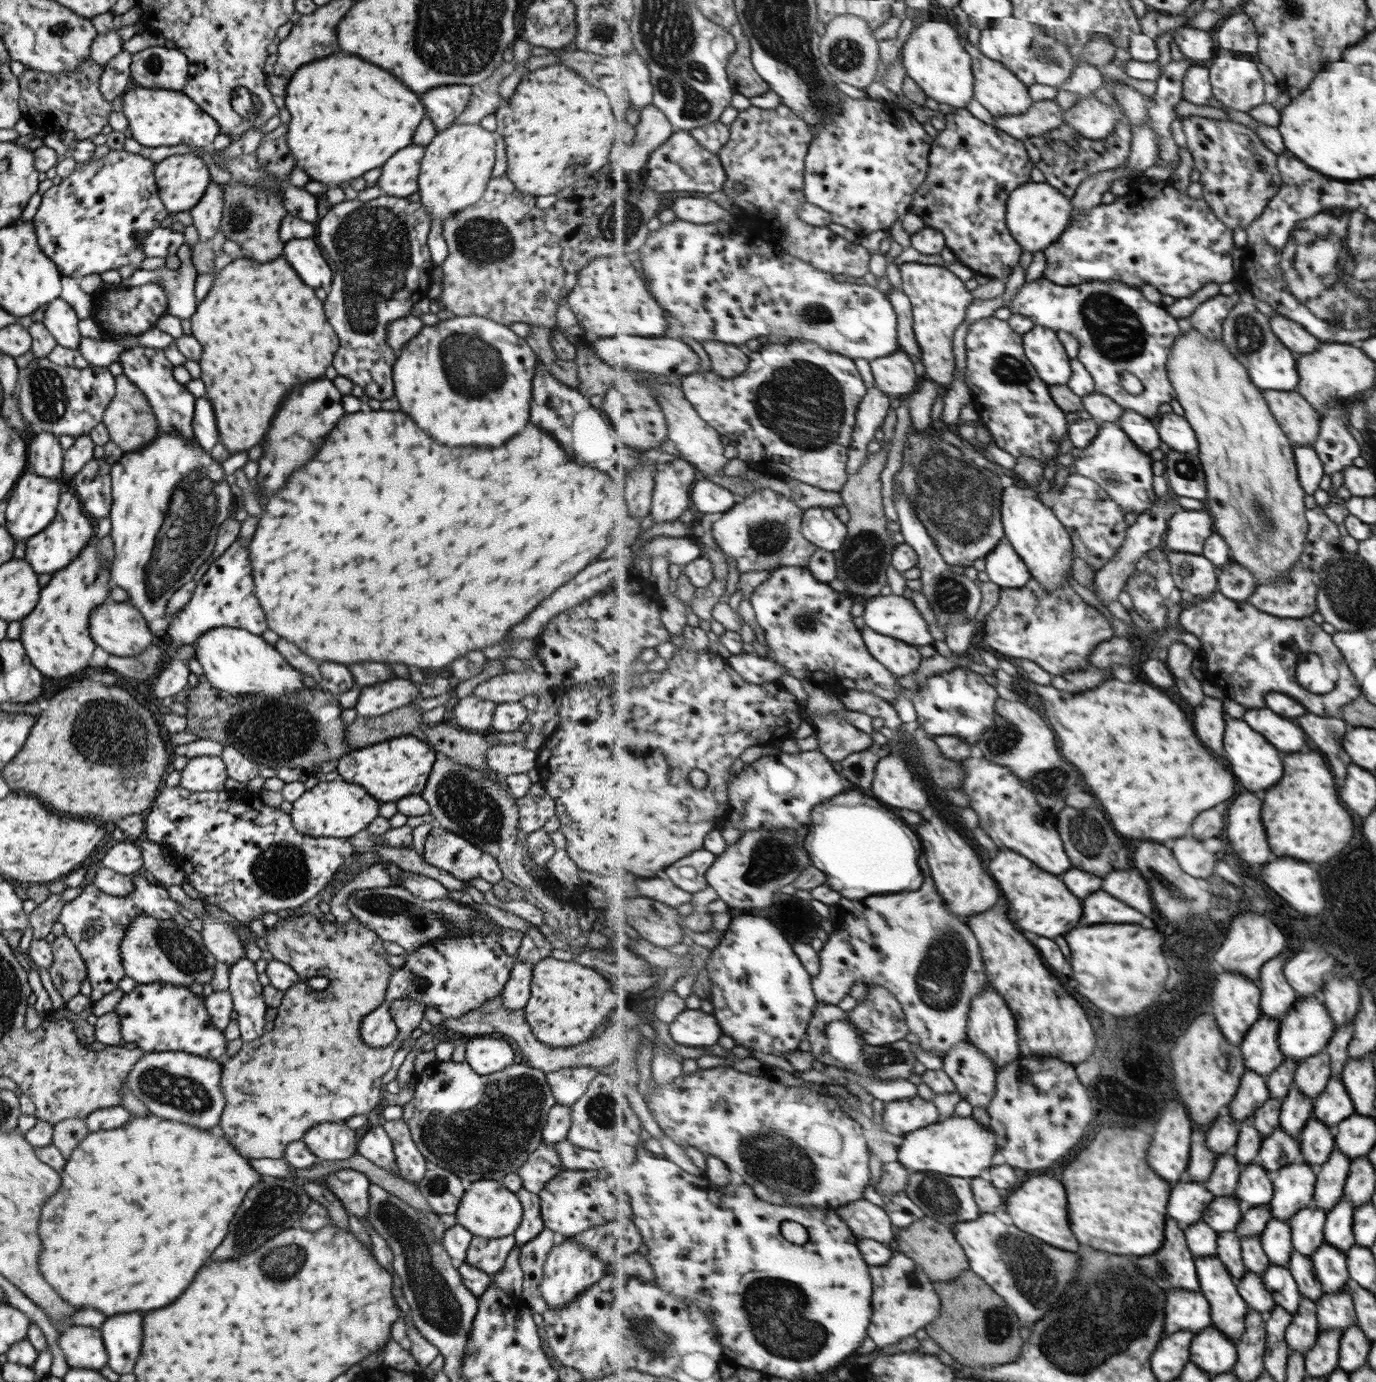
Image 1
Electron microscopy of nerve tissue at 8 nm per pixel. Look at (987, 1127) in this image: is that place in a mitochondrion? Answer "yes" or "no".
no

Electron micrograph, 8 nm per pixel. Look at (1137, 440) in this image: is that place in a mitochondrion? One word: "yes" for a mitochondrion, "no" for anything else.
no

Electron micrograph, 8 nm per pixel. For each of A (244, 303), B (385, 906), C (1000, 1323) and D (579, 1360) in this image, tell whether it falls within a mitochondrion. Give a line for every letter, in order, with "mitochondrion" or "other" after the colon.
A: other
B: mitochondrion
C: mitochondrion
D: other

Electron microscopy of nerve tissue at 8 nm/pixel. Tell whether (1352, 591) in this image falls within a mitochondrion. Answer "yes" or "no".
yes

